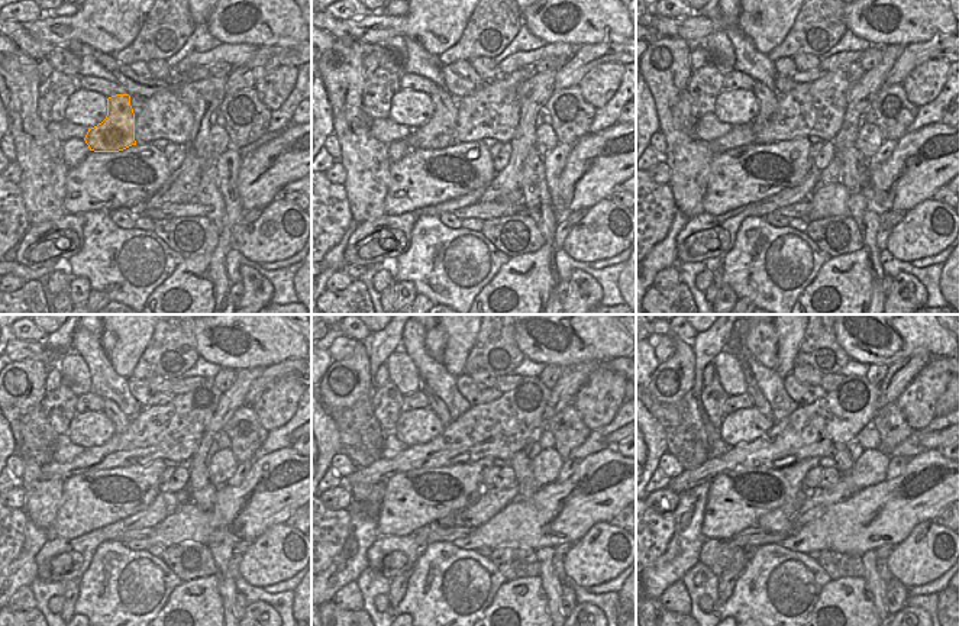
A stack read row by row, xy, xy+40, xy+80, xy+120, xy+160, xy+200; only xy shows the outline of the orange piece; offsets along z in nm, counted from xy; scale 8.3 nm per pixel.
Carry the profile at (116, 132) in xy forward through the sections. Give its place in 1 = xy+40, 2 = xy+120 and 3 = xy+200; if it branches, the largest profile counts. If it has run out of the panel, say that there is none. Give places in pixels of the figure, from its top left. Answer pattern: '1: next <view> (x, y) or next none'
1: next xy+40 (438, 132)
2: next xy+120 (120, 422)
3: next xy+200 (738, 348)

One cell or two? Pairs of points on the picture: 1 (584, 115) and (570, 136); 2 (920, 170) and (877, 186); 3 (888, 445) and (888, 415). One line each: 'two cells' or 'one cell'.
1: one cell
2: one cell
3: one cell

